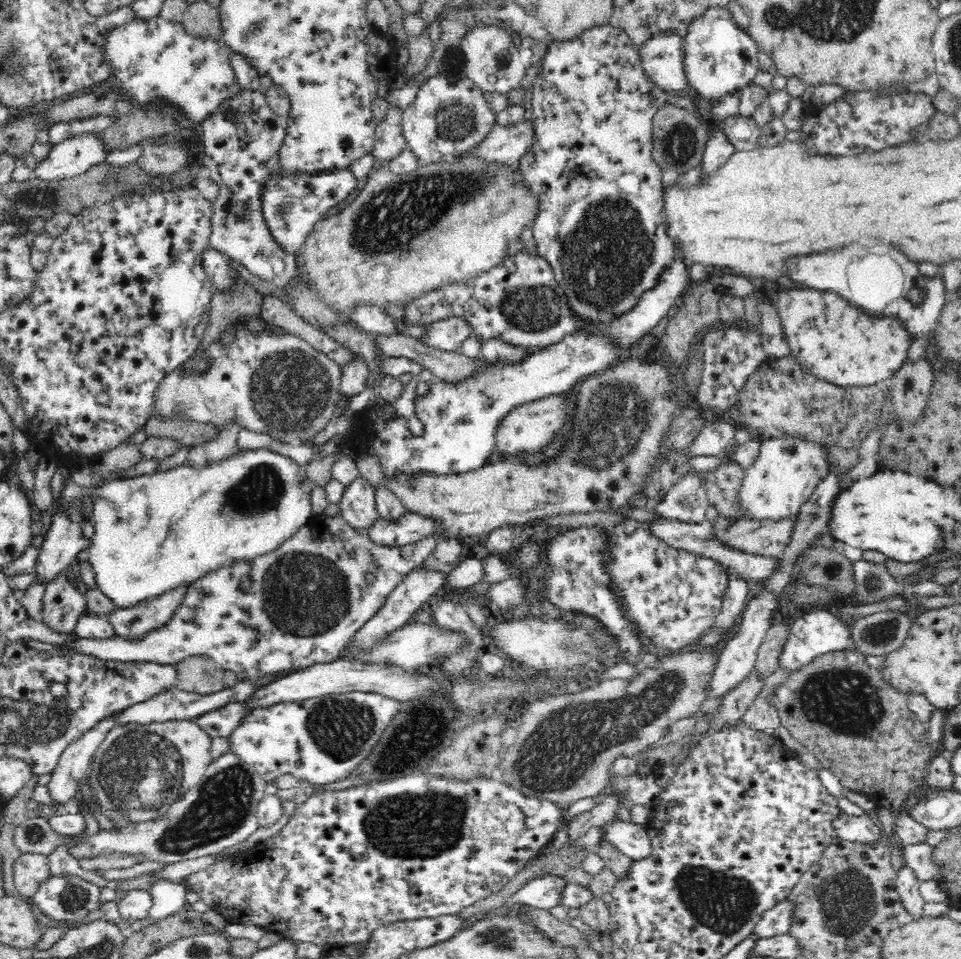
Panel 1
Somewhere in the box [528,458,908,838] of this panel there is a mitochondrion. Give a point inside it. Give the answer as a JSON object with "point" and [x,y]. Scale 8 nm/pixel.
{"point":[843,700]}

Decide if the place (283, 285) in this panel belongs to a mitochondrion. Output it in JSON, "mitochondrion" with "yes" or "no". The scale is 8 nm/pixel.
{"mitochondrion":"no"}

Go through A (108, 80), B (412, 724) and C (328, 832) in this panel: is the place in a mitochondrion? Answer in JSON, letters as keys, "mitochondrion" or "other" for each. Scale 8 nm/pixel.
{"A":"other","B":"mitochondrion","C":"other"}

